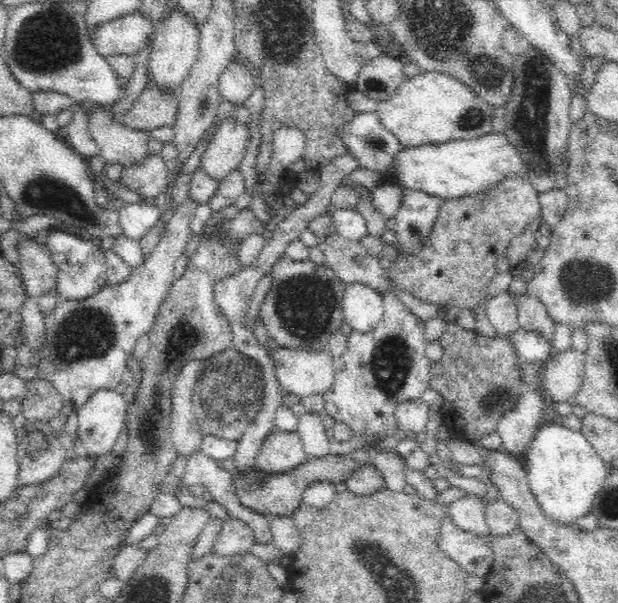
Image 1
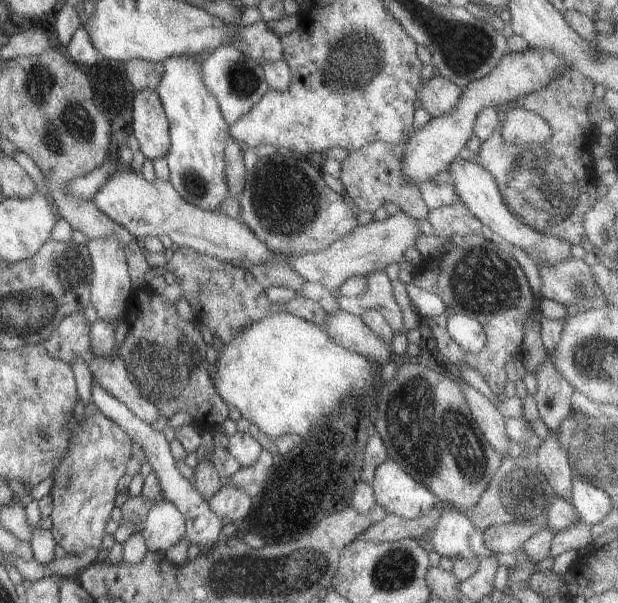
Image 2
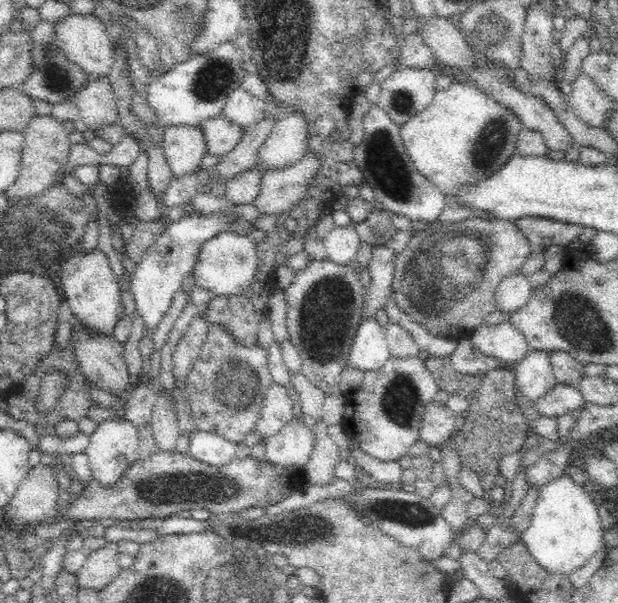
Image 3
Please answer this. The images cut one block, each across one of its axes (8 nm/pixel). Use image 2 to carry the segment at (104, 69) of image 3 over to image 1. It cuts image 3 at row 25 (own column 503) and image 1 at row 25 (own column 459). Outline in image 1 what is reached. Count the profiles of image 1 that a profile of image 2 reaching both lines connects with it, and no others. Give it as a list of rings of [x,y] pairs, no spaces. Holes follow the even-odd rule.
[[[142,12],[106,20],[89,34],[96,53],[104,59],[134,57],[143,50],[152,36],[152,22]]]

